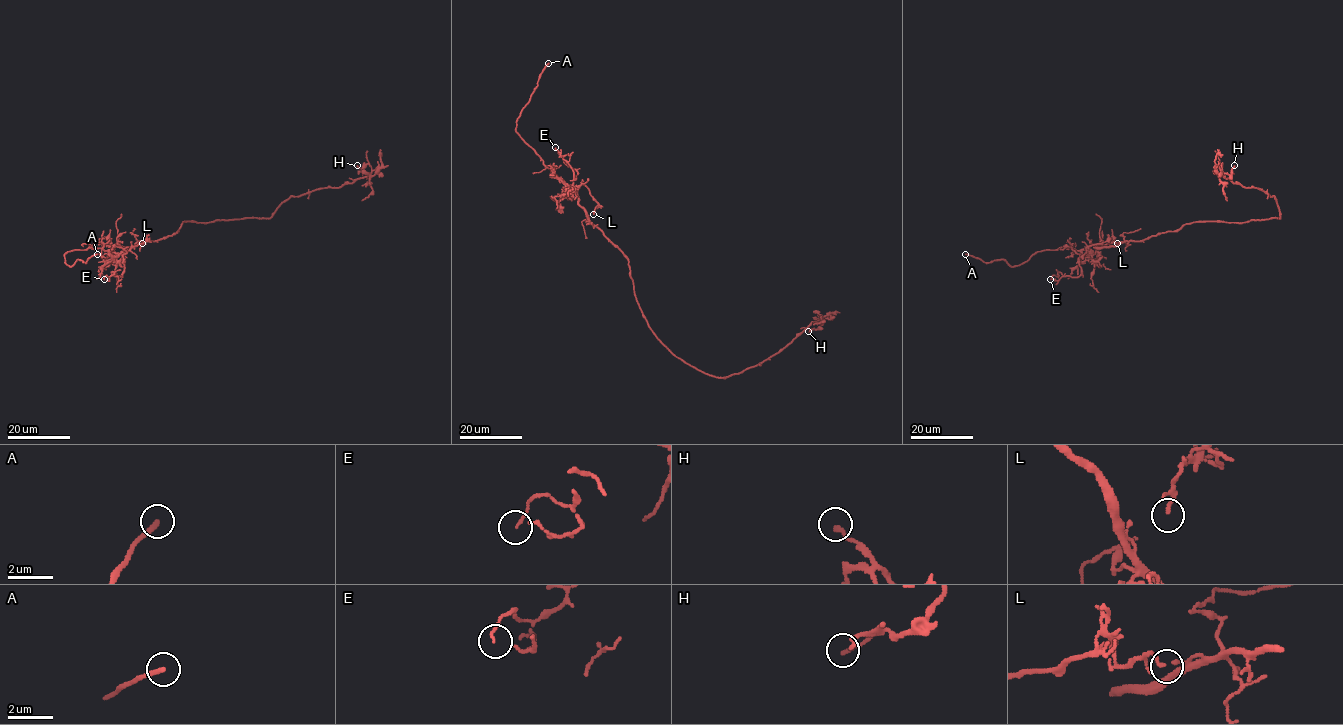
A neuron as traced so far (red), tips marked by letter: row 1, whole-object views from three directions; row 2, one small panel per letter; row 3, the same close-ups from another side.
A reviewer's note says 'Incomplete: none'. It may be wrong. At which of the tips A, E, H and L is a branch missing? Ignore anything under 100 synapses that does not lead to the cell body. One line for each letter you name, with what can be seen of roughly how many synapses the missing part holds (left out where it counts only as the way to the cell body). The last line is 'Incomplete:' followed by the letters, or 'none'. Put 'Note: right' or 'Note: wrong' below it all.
Incomplete: A
Note: wrong

